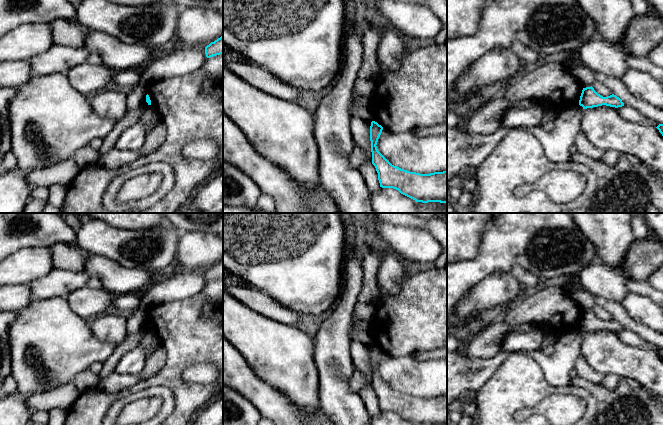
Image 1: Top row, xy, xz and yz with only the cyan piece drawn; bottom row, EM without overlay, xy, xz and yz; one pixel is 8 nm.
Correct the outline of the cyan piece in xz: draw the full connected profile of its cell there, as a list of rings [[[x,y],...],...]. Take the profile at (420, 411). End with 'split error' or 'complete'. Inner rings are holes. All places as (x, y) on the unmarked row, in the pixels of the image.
[[[372,345],[370,350],[370,365],[372,376],[372,388],[378,397],[380,411],[393,412],[401,418],[415,425],[447,425],[447,395],[420,398],[410,396],[392,389],[377,373],[377,366],[382,357],[383,351]]]; complete

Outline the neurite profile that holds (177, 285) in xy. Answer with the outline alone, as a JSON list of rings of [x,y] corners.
[[[177,269],[162,274],[141,294],[141,308],[148,312],[149,308],[156,304],[183,300],[202,292],[207,283],[205,271],[200,269],[185,272]]]

